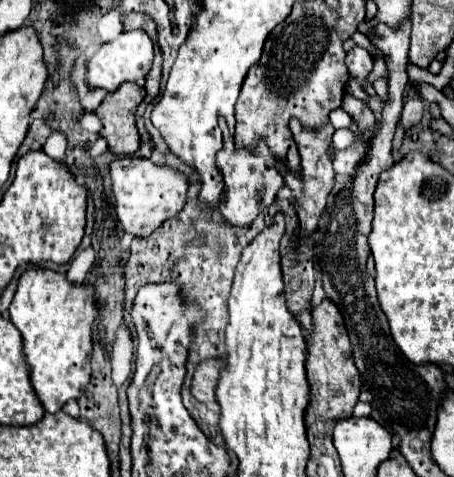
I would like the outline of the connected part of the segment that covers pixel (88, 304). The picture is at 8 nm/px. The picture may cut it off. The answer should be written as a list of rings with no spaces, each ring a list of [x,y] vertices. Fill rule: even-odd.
[[[34,268],[22,274],[10,304],[10,320],[22,334],[22,352],[30,380],[44,410],[54,414],[70,398],[78,398],[90,382],[92,324],[96,306],[90,286],[74,286],[64,274]]]

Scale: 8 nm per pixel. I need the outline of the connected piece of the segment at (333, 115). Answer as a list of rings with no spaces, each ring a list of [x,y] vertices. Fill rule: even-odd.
[[[336,108],[336,110],[330,112],[330,124],[332,124],[334,128],[350,128],[350,126],[352,126],[350,122],[352,122],[350,116],[348,116],[342,108]]]

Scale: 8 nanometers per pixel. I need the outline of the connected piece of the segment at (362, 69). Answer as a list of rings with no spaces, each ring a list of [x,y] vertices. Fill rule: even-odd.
[[[352,48],[346,54],[346,66],[348,66],[350,74],[356,76],[360,82],[364,82],[364,78],[372,70],[372,64],[374,64],[374,60],[368,54],[368,50],[364,50],[364,48]]]

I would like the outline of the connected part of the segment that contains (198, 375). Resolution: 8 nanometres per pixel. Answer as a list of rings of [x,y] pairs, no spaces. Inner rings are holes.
[[[208,358],[202,360],[196,366],[194,378],[192,378],[192,386],[190,392],[198,402],[204,404],[214,404],[214,390],[218,384],[218,376],[220,376],[220,358]]]

